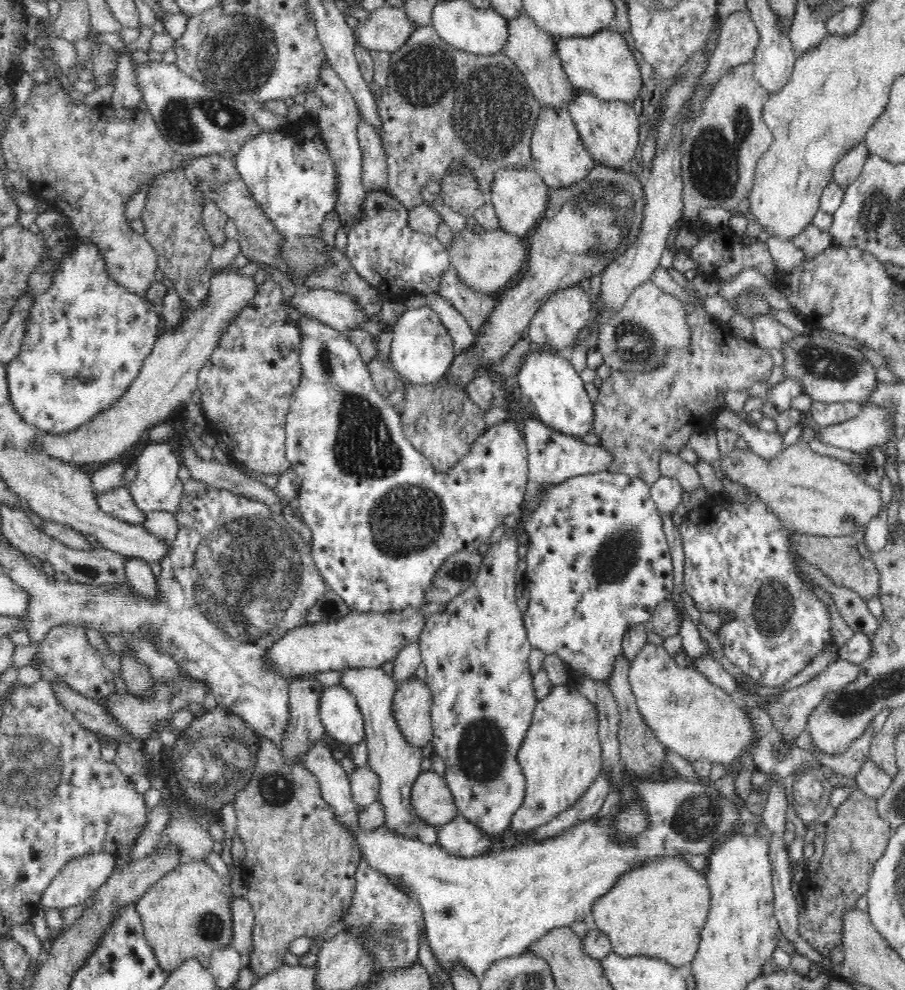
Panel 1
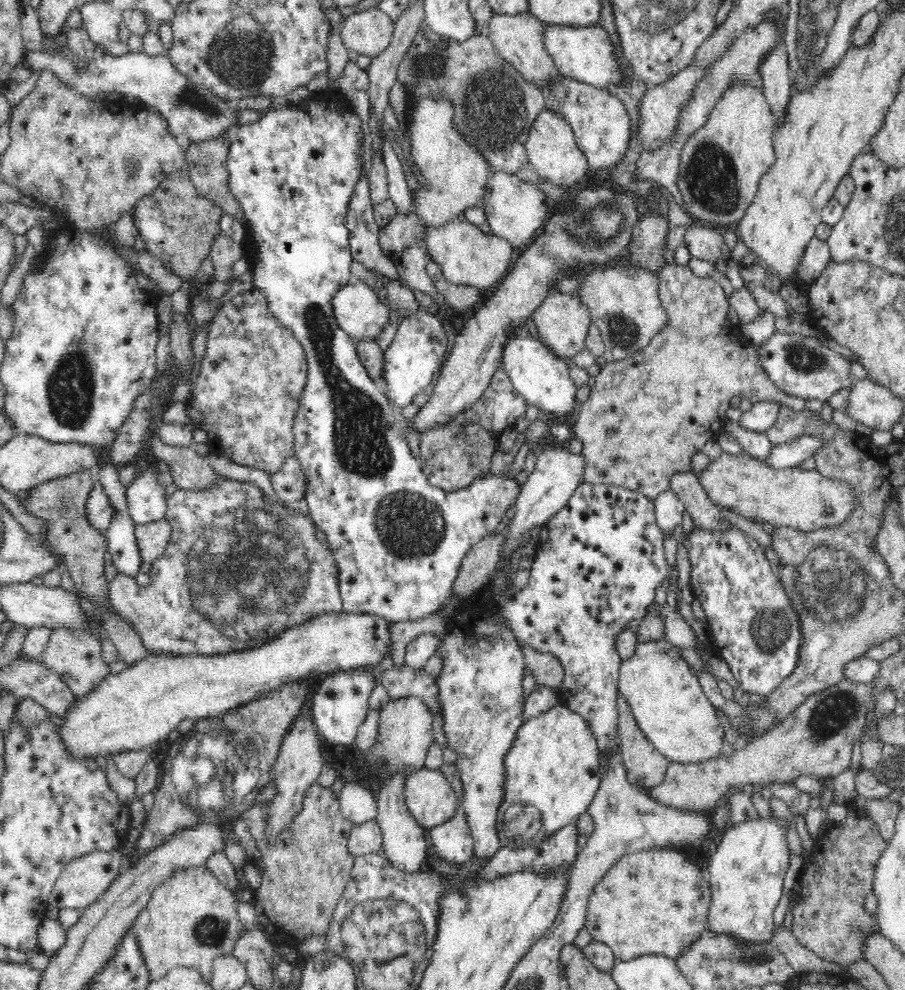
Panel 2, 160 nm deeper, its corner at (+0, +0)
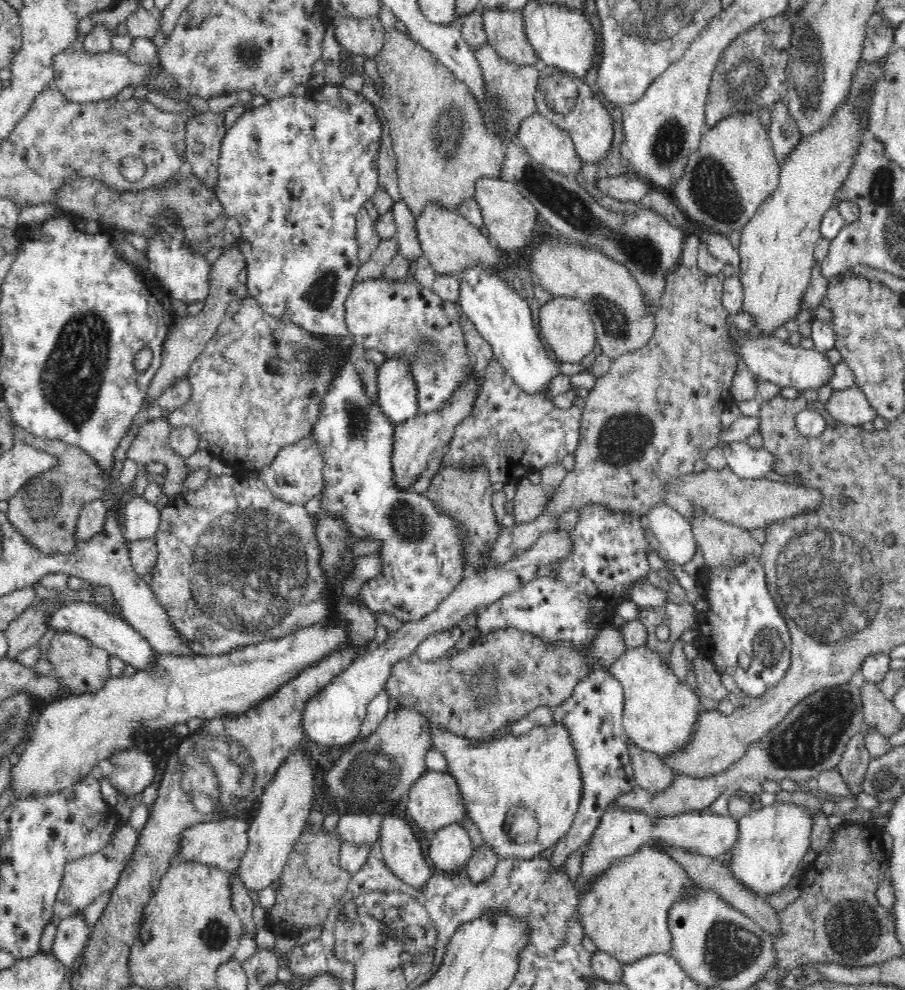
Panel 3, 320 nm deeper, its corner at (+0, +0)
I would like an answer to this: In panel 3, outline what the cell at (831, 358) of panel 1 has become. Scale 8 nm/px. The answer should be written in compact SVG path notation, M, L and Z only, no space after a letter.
M743 335L733 343L733 353L746 363L749 371L759 380L778 385L779 388L792 386L798 392L820 388L822 384L830 382L834 365L826 355L816 349L806 350L802 347L792 347L789 342L779 337Z

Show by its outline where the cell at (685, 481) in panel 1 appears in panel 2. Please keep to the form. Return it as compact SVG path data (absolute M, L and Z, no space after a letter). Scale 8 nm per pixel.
M692 469L686 470L686 472L676 472L672 476L670 490L682 501L685 511L694 521L694 526L704 527L704 530L720 531L731 526L725 518L724 512L710 501L697 474Z

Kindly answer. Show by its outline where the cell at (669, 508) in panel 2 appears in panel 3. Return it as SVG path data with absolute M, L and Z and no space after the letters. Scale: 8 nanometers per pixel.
M660 502L646 514L646 518L659 546L664 548L666 557L680 566L688 564L698 546L691 523L682 517L682 513Z

